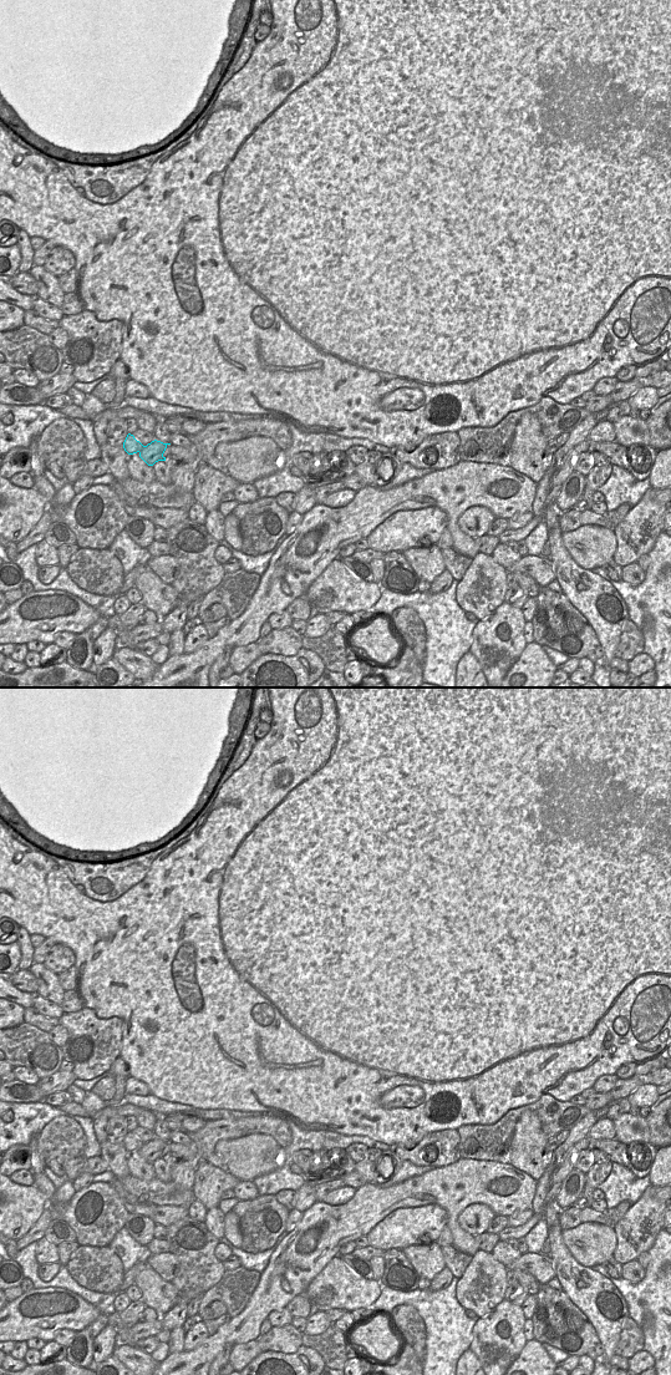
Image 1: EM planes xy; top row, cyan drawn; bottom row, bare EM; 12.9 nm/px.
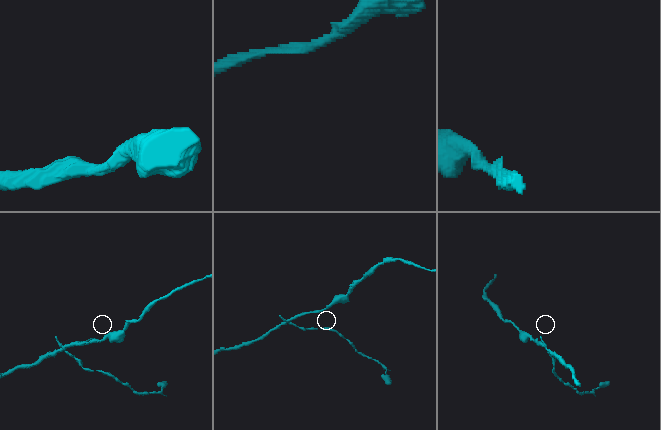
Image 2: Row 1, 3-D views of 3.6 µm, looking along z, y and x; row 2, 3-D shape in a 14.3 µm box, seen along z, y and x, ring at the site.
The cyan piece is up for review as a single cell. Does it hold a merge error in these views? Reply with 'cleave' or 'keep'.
cleave

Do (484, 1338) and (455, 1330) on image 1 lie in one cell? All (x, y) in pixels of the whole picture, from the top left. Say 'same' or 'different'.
different

